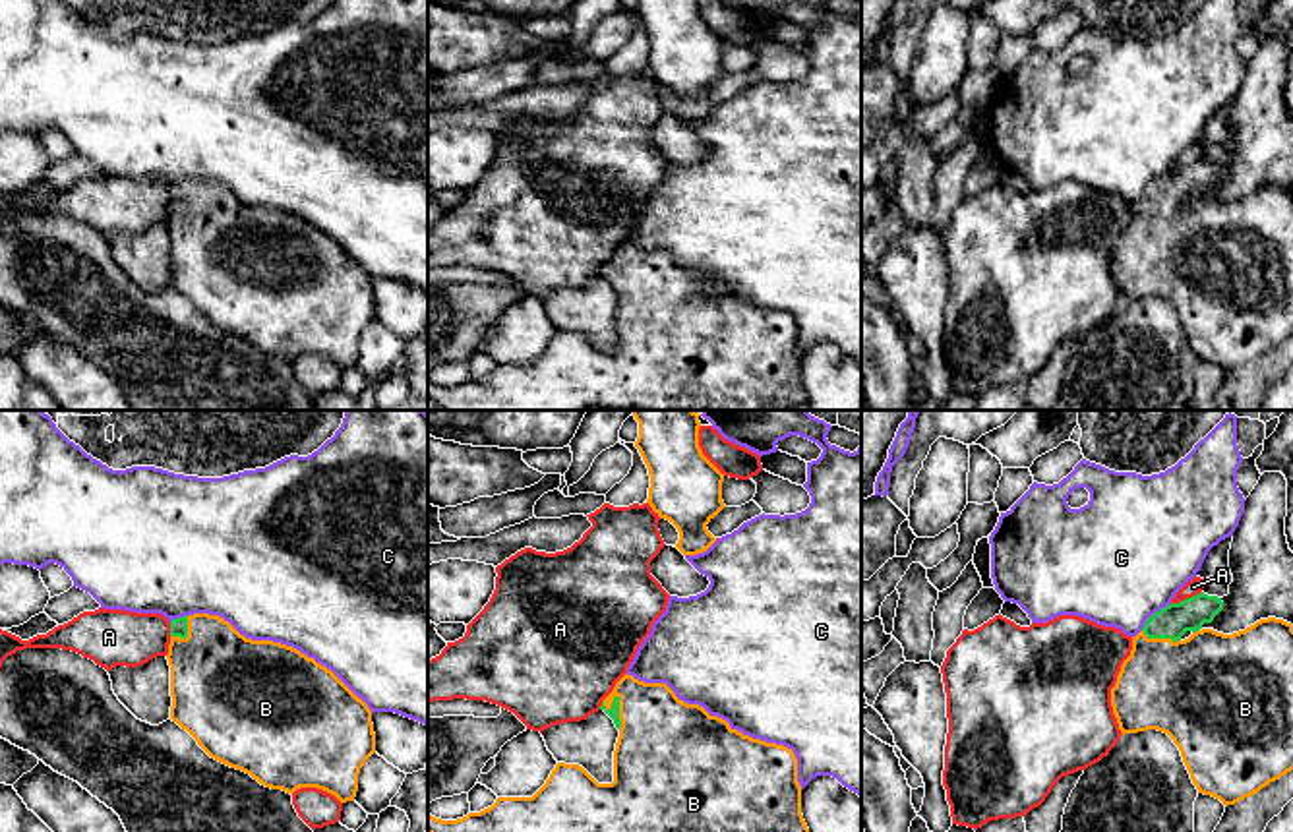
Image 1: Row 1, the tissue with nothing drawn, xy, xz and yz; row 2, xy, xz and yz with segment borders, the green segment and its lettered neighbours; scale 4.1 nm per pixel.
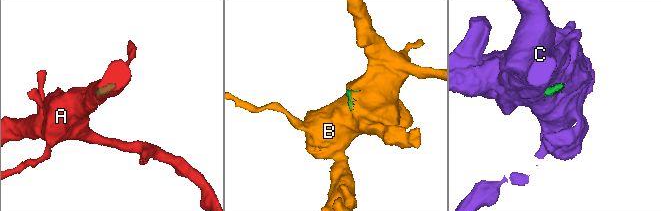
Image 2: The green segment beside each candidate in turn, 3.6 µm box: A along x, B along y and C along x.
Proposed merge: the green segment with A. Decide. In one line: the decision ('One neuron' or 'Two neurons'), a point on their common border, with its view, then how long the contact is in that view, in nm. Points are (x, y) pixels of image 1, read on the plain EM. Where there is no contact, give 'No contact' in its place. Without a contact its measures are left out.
Two neurons. Touches green at yz (1187, 165). Shared border 140 nm

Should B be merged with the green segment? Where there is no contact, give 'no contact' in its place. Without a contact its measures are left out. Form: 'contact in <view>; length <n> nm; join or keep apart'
contact in xz; length 150 nm; join

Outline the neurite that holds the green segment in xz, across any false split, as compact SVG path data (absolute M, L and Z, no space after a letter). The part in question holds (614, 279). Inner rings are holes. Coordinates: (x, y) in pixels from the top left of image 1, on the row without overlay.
M627 240L600 277L619 296L612 350L598 350L579 331L557 329L532 364L497 364L492 373L457 387L428 379L428 401L443 410L792 410L809 402L792 315L743 302L703 273L679 267L666 250L645 250Z

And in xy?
M219 182L170 188L170 286L215 327L271 356L317 354L354 368L358 341L376 319L372 277L331 236L300 217L240 201Z

